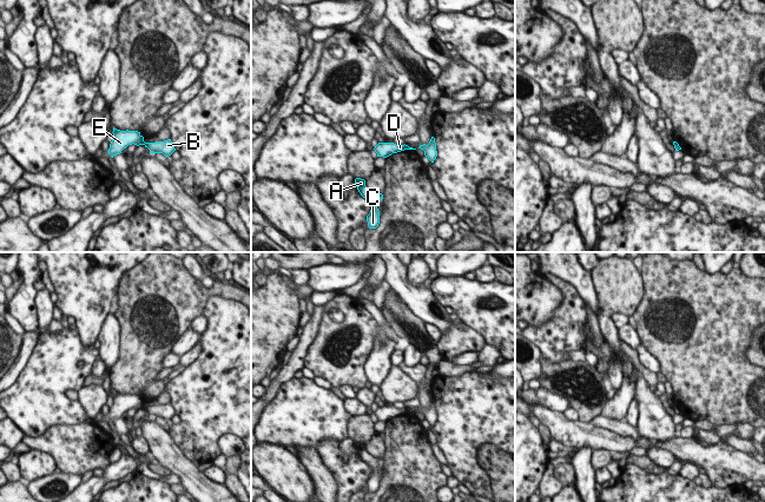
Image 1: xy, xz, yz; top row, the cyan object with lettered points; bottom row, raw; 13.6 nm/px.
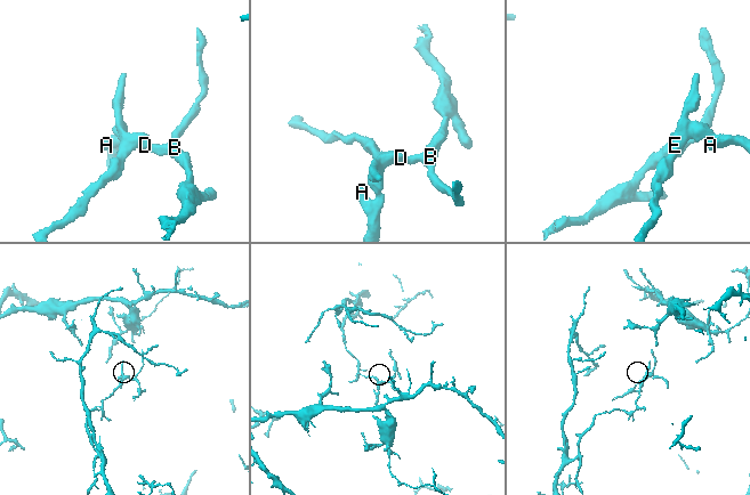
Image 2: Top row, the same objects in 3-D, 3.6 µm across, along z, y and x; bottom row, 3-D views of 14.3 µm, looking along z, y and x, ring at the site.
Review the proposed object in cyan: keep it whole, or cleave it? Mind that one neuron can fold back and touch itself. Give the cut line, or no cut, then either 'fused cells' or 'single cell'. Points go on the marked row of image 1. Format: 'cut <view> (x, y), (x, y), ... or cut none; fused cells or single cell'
cut xy (144, 141), (140, 144); fused cells

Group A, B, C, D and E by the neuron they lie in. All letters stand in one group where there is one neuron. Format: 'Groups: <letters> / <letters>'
Groups: A C D E / B.

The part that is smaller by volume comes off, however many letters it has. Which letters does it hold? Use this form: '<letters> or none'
B.

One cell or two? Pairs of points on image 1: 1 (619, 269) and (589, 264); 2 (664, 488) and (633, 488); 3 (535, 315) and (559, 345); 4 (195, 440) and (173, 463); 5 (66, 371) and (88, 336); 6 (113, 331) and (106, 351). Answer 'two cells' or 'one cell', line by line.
1: two cells
2: one cell
3: two cells
4: two cells
5: two cells
6: one cell

